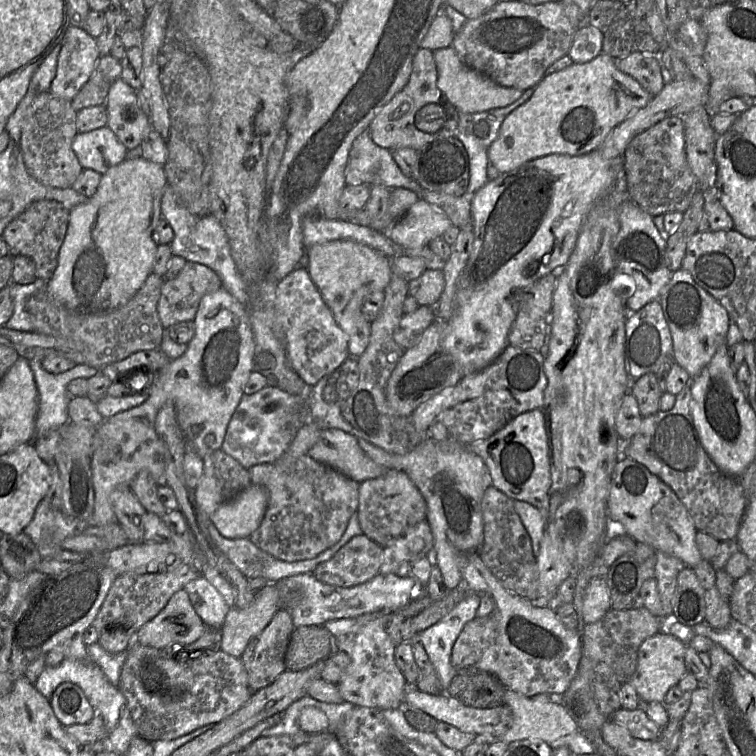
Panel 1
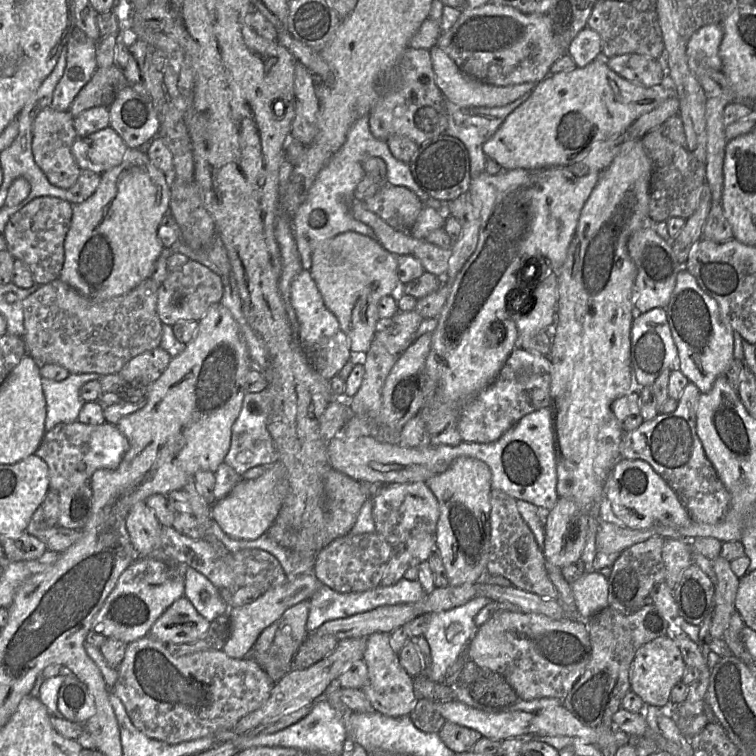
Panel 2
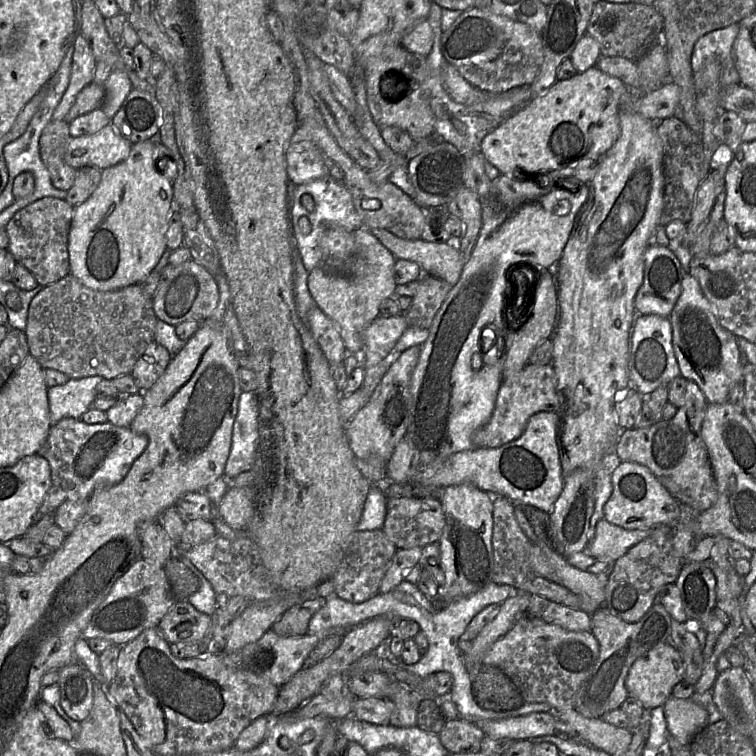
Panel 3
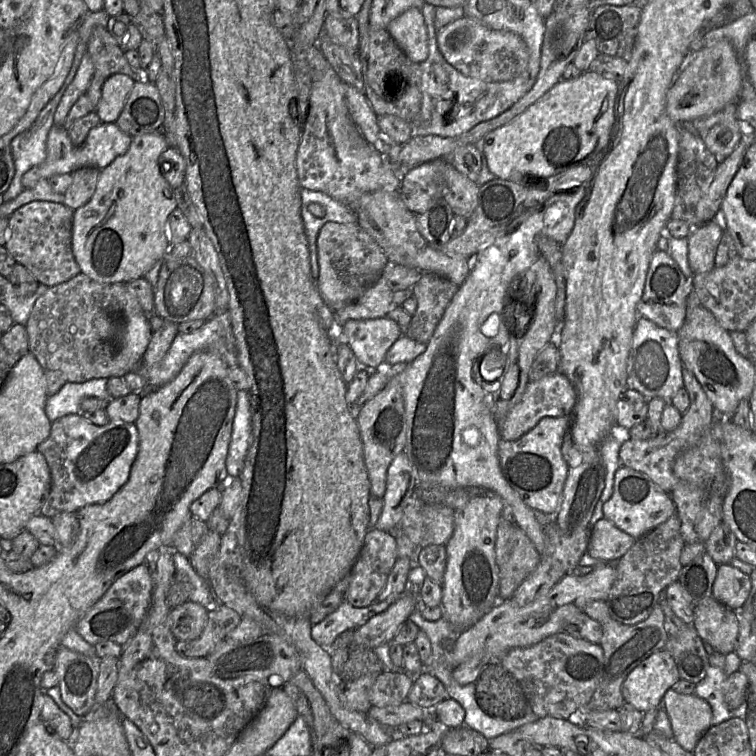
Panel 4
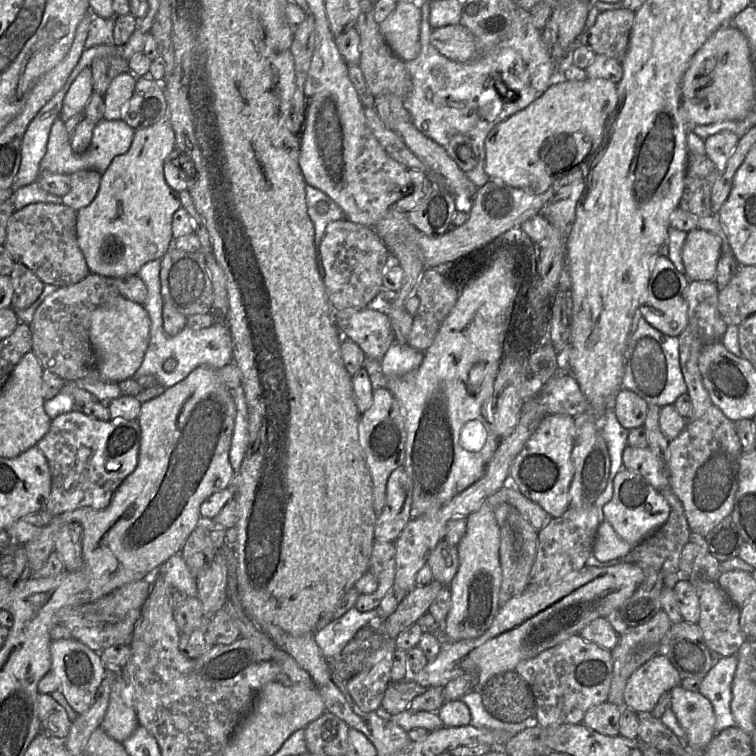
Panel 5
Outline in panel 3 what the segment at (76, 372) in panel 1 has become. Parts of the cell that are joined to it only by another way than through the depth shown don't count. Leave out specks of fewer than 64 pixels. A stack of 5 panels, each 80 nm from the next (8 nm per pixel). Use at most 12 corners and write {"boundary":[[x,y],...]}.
{"boundary":[[97,375],[48,387],[50,428],[81,419],[97,398]]}

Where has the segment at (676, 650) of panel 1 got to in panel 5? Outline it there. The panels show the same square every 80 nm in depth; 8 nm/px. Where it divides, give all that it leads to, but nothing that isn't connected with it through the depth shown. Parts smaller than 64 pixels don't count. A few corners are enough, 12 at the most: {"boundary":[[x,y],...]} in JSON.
{"boundary":[[656,654],[630,675],[623,706],[651,713],[680,682],[671,661]]}

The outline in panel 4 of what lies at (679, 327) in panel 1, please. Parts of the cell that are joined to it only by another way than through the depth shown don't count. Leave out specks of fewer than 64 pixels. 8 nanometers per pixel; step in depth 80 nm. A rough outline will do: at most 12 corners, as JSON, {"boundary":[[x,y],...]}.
{"boundary":[[703,305],[677,332],[681,361],[721,417],[755,384],[755,365]]}

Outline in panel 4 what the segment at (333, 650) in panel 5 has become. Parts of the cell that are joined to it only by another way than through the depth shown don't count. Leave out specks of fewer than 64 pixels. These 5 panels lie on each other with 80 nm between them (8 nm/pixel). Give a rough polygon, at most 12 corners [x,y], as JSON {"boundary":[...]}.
{"boundary":[[395,600],[362,608],[343,601],[312,625],[312,638],[330,649],[353,631],[386,611]]}

